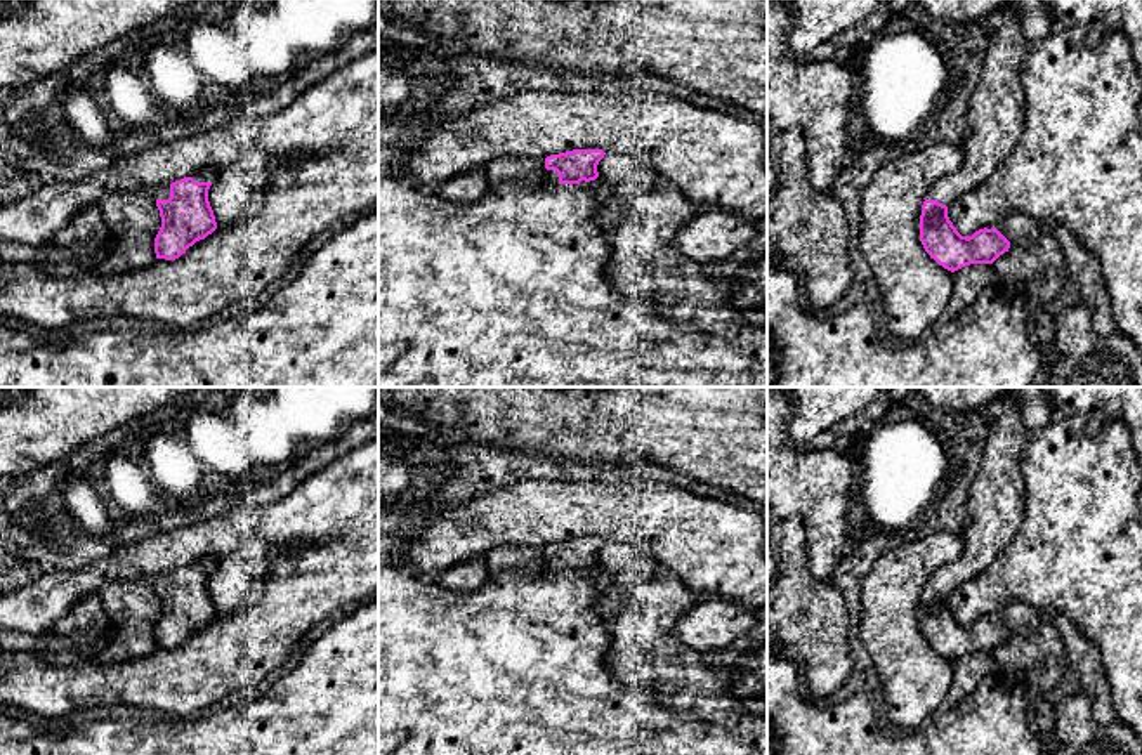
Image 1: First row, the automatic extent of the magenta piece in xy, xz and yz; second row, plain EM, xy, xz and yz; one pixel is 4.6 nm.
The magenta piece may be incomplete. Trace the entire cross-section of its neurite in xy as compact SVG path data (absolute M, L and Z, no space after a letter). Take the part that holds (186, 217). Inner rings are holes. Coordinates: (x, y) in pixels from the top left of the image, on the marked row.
M201 170L193 177L153 189L151 196L161 217L161 227L154 238L156 259L175 260L217 229L208 201L213 179L215 172Z

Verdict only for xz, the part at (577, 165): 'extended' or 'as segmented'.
extended

